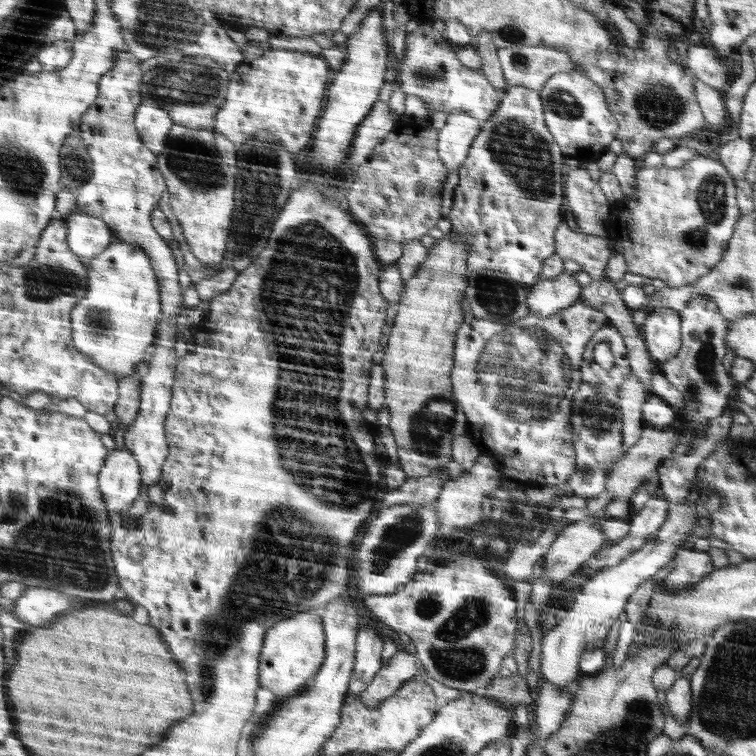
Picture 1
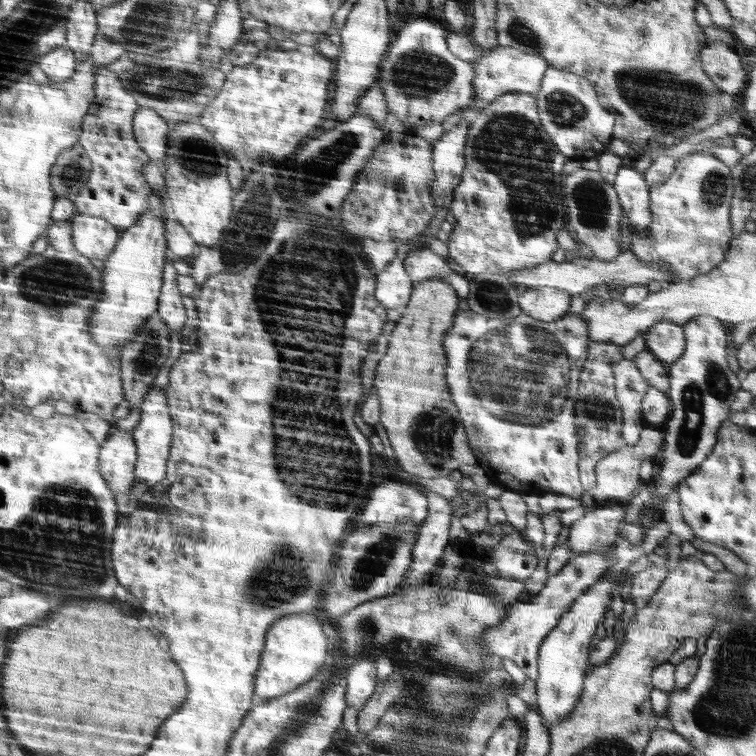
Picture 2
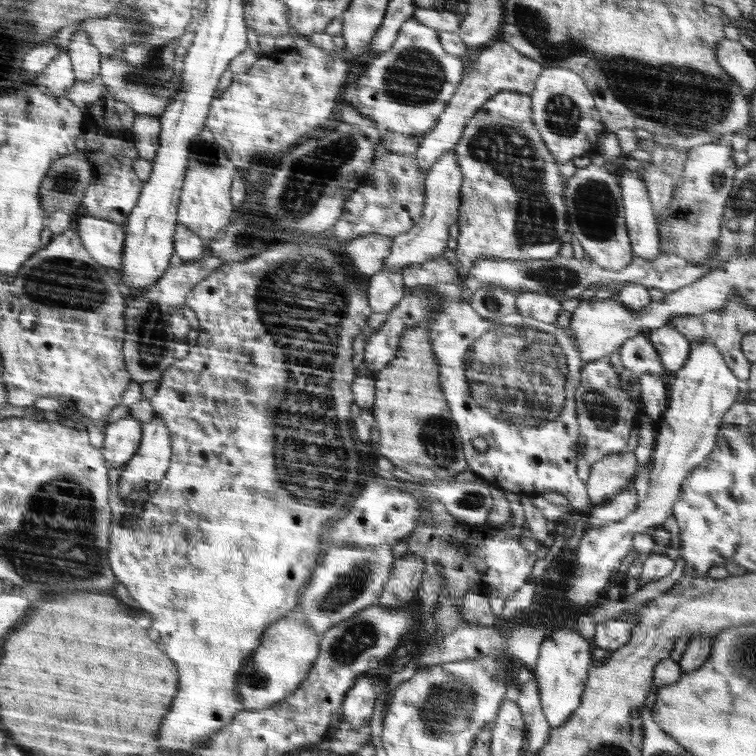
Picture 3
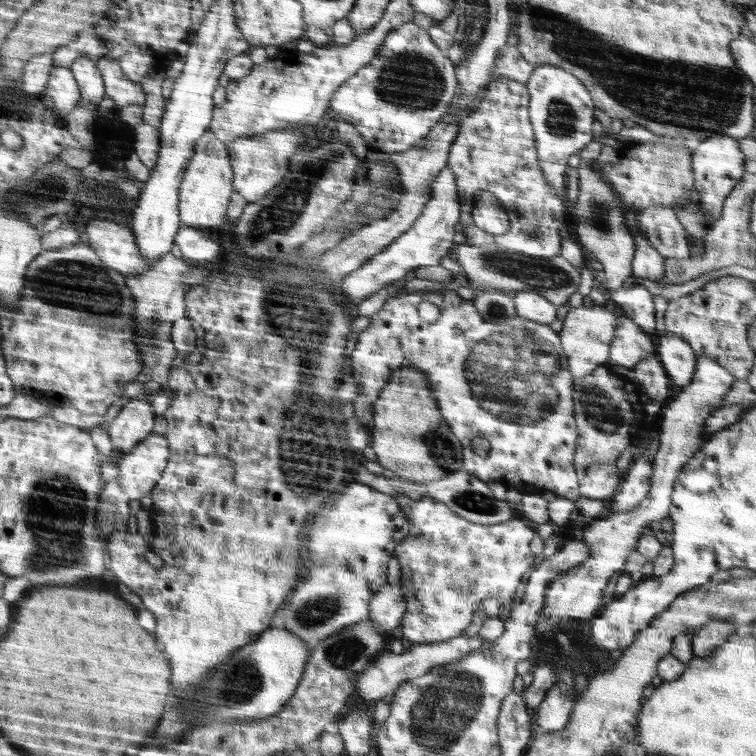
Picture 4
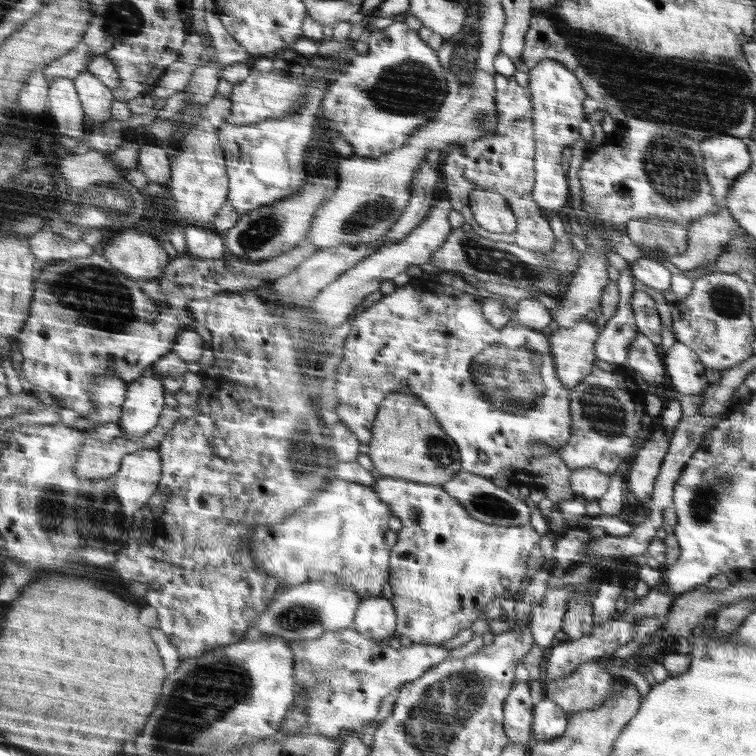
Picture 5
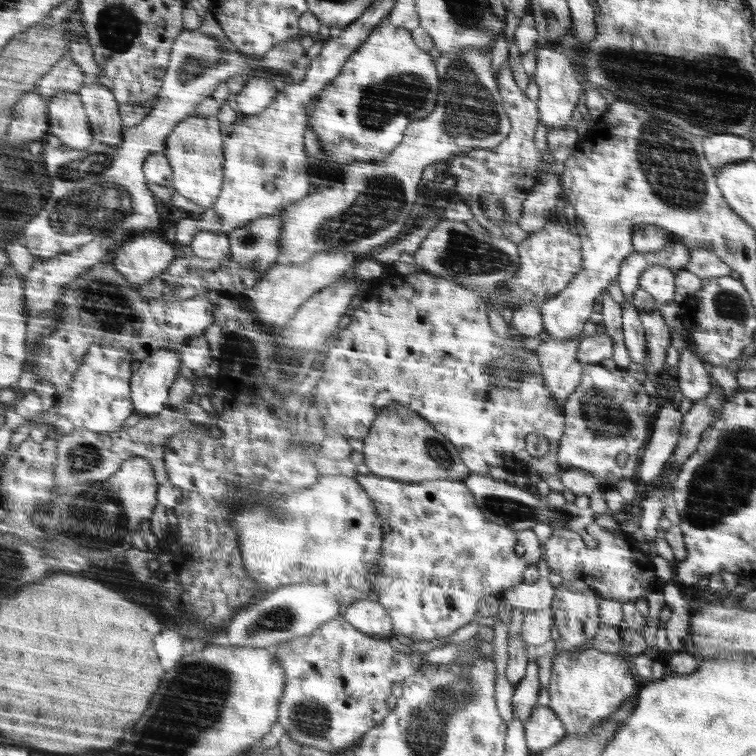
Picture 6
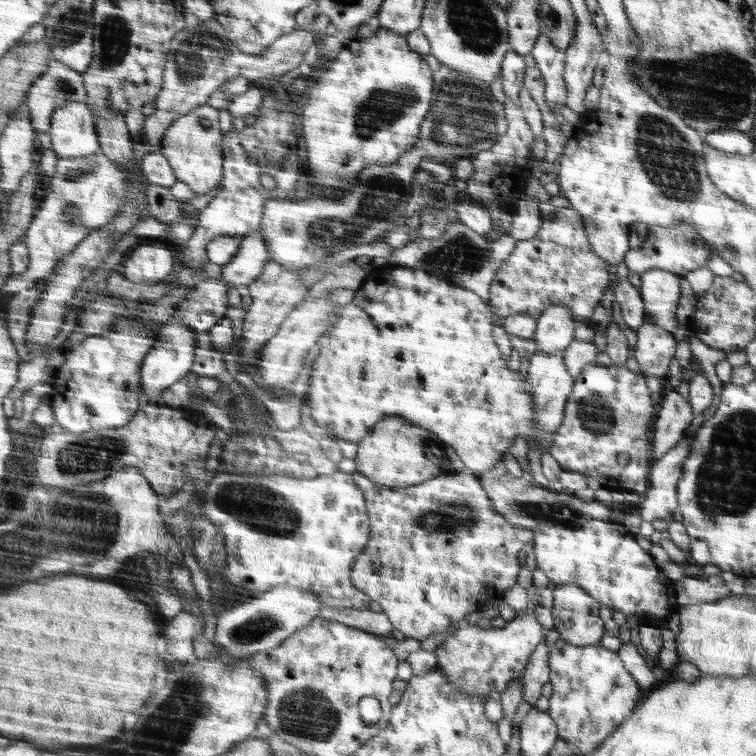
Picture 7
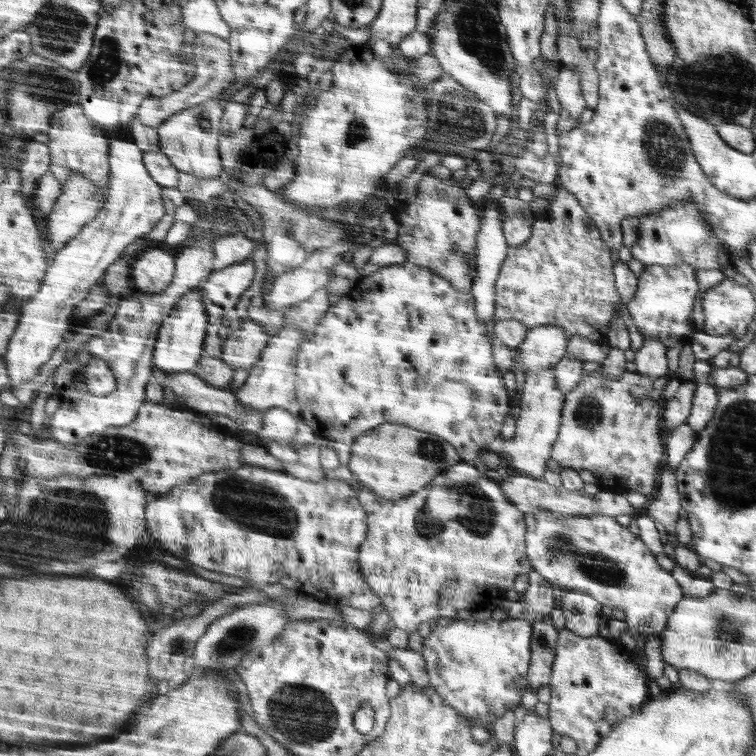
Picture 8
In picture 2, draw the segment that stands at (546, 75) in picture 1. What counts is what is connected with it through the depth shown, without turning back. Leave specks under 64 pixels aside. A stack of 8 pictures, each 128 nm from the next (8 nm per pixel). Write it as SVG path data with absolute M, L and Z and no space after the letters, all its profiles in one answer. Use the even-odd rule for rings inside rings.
M500 45L495 46L488 54L478 55L474 64L476 68L475 78L472 79L472 88L475 88L474 104L470 109L452 113L448 119L444 120L442 135L450 132L452 128L456 128L456 124L460 124L460 120L464 120L465 114L470 110L482 111L500 96L507 95L508 92L524 92L535 96L542 88L545 71L550 65L548 60L540 57L538 53L527 53L522 49Z

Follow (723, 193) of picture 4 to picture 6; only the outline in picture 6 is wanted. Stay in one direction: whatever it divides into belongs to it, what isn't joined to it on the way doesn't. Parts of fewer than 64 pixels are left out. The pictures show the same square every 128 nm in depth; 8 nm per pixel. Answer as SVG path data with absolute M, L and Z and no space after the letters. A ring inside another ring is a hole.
M734 133L714 134L704 137L703 152L713 170L722 169L732 163L748 161L752 142Z

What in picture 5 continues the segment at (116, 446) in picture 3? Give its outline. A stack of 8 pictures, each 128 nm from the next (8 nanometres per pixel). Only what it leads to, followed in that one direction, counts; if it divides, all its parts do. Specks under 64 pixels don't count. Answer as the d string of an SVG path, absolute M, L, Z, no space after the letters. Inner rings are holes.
M149 370L146 375L142 376L131 385L129 385L127 402L124 403L123 418L119 423L123 426L125 433L144 436L153 428L159 426L166 405L167 388L164 384L166 374L156 375Z

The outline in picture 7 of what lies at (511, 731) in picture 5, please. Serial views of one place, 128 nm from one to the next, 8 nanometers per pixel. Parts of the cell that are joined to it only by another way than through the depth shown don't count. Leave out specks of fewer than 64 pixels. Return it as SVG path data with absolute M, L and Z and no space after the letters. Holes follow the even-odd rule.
M546 638L540 643L535 651L532 652L531 658L522 673L521 691L523 700L535 707L538 698L541 696L542 686L549 682L549 647Z

